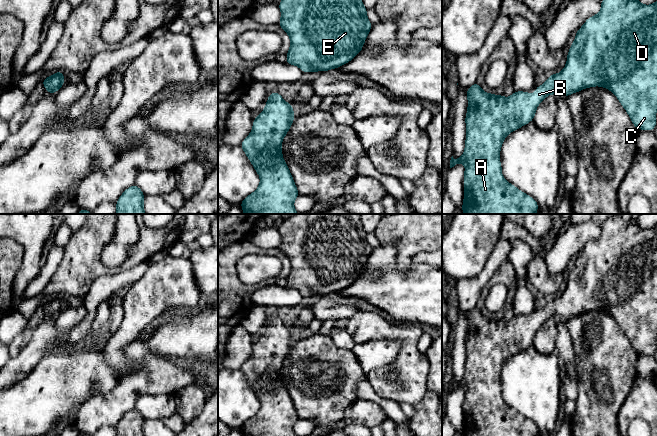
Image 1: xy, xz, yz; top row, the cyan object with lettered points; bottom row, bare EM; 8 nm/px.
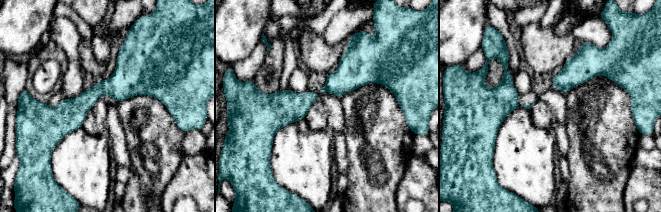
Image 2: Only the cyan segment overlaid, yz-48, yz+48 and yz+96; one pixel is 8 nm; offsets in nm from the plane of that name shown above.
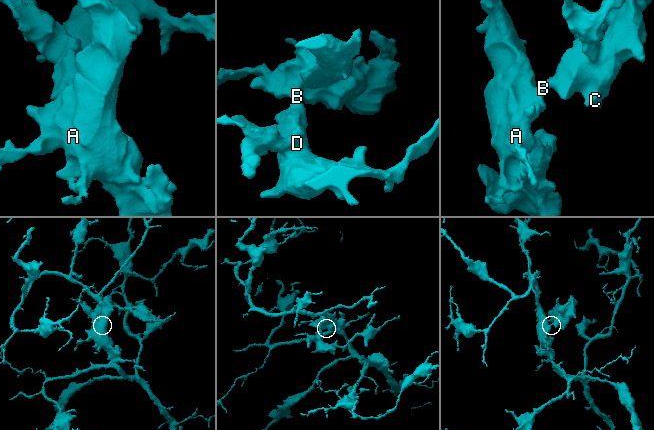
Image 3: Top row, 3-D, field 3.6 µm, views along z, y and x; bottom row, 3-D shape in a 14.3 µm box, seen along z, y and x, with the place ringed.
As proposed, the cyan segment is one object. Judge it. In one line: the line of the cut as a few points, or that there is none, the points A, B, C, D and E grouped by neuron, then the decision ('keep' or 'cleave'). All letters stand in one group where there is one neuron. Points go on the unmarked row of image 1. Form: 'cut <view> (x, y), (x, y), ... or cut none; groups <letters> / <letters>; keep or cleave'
cut none; groups A B C D E; keep

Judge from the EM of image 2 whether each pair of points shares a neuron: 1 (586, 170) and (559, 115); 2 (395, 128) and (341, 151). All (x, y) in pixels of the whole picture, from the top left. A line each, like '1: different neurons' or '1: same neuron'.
1: different neurons
2: different neurons

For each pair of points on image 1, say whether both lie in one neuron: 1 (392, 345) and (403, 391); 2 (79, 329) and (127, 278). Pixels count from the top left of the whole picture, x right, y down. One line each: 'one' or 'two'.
1: two
2: one

